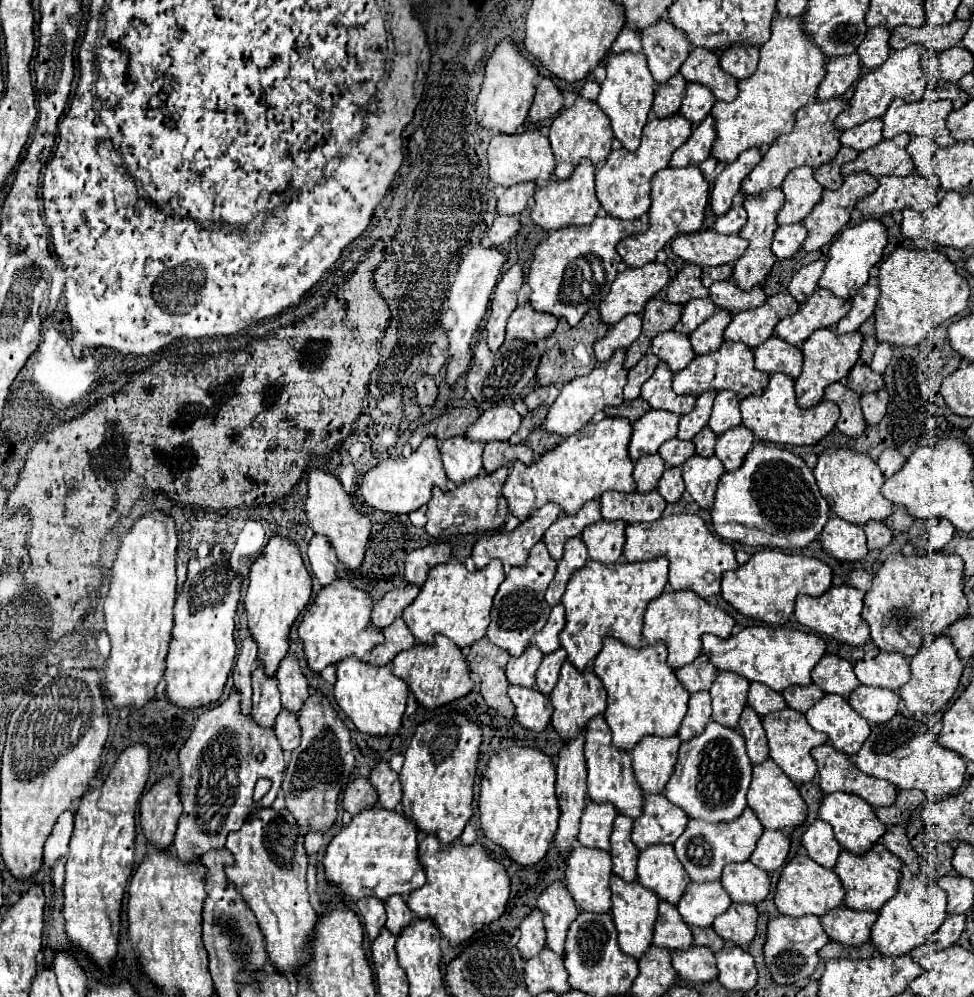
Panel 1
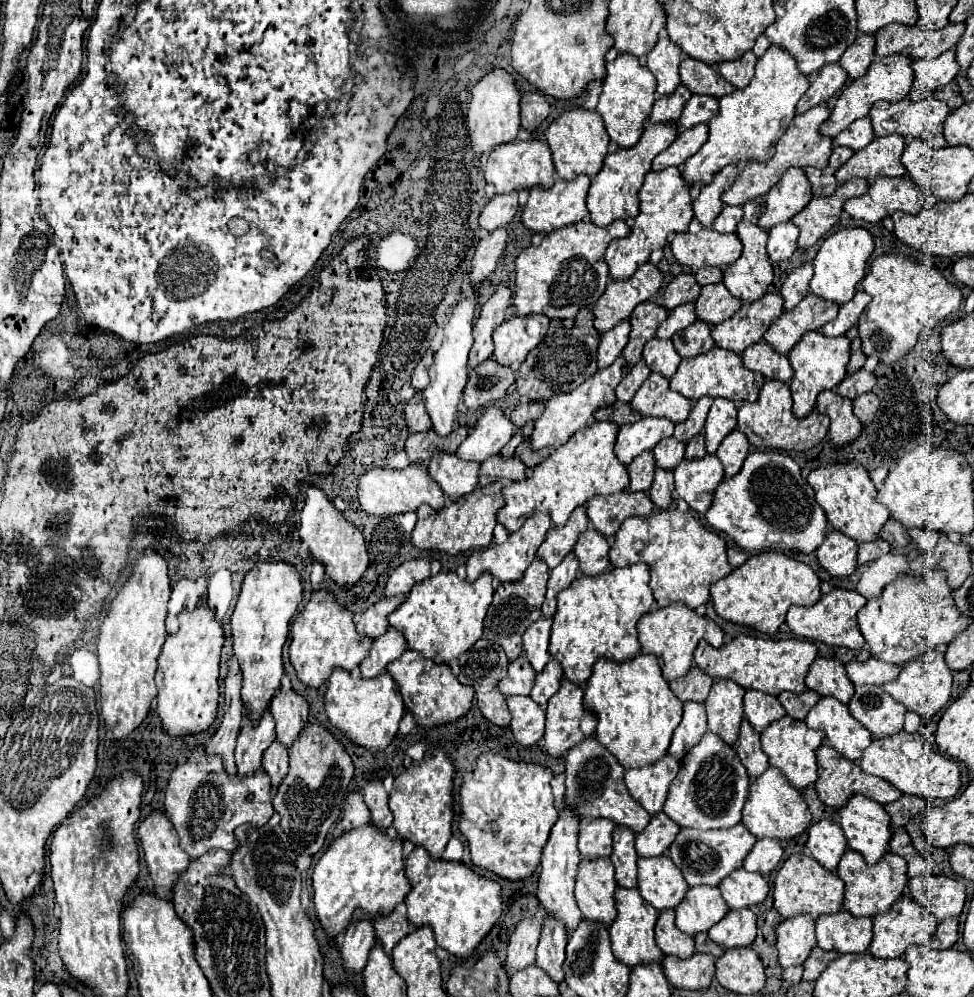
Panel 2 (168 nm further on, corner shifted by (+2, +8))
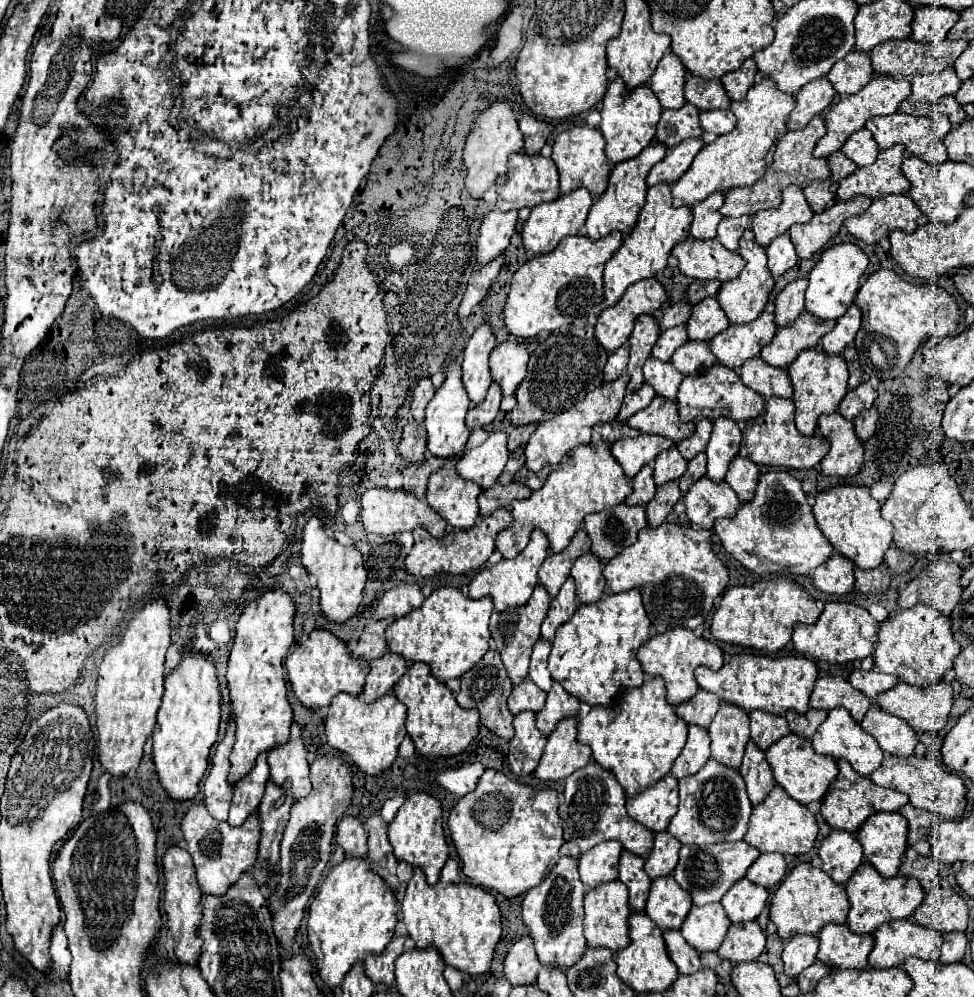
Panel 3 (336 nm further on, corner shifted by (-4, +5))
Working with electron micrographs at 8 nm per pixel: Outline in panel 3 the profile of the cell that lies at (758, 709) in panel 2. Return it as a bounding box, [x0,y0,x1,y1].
[750,712,788,752]

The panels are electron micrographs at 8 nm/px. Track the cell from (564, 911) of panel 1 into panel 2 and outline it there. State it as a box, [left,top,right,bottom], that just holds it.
[536,915,568,981]

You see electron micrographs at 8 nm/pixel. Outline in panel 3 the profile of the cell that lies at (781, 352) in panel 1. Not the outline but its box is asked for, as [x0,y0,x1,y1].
[740,358,792,398]

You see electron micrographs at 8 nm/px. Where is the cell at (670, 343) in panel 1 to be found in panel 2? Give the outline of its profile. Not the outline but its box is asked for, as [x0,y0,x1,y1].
[642,337,682,379]

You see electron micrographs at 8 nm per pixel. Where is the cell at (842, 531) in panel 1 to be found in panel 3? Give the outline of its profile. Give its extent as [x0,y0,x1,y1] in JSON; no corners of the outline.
[812,552,854,596]

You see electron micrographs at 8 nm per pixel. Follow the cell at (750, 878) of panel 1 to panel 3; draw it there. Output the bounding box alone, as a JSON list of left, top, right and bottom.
[720,880,768,924]

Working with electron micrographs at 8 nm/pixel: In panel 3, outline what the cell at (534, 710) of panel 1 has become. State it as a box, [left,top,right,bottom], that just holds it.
[508,712,546,776]

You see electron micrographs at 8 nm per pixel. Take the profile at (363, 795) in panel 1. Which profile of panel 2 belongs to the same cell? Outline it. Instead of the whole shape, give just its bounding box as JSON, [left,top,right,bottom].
[342,791,370,829]

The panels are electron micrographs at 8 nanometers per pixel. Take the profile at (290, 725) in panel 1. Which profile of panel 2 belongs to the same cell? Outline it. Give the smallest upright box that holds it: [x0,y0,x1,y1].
[262,741,288,789]

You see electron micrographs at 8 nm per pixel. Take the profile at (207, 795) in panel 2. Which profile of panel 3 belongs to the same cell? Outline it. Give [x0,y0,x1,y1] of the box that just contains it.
[182,804,260,896]

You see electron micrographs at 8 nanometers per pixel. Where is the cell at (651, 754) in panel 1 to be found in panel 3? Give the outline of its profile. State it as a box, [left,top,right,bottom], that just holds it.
[626,774,678,832]

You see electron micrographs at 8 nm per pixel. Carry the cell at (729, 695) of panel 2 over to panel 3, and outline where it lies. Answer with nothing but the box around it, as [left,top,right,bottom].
[708,704,750,770]

